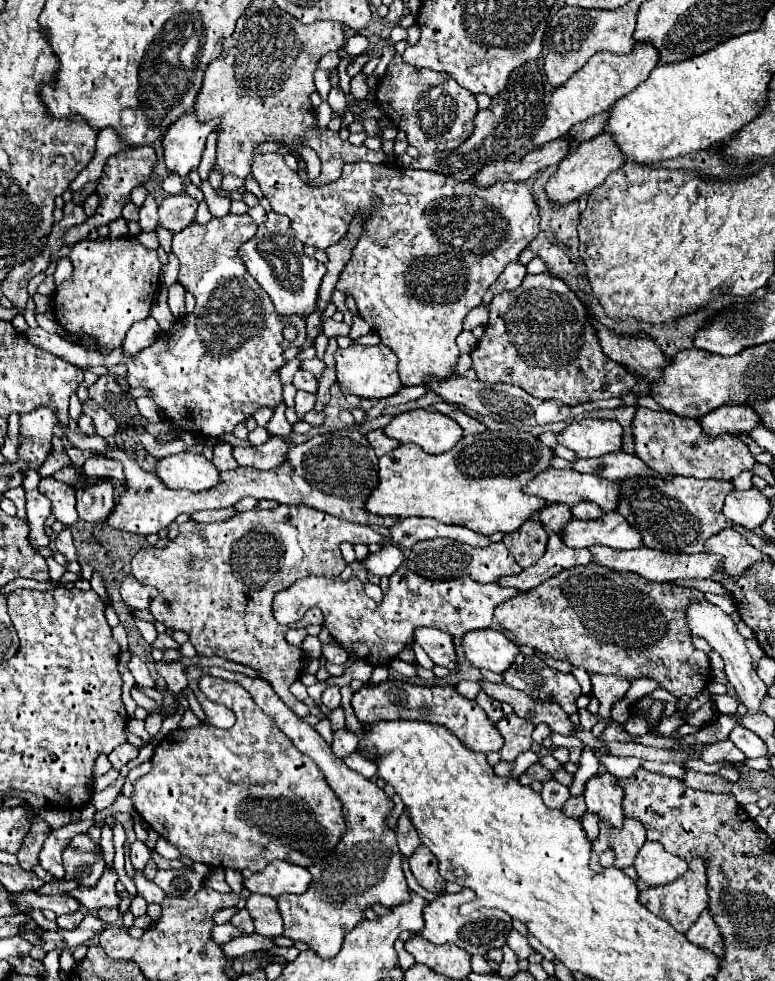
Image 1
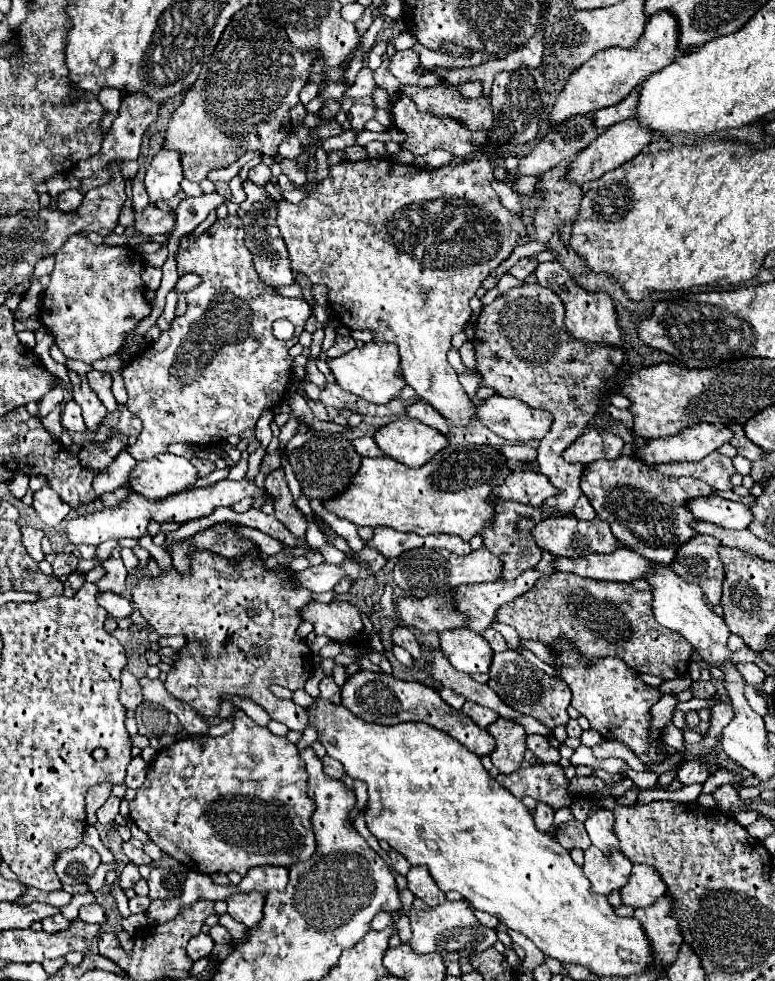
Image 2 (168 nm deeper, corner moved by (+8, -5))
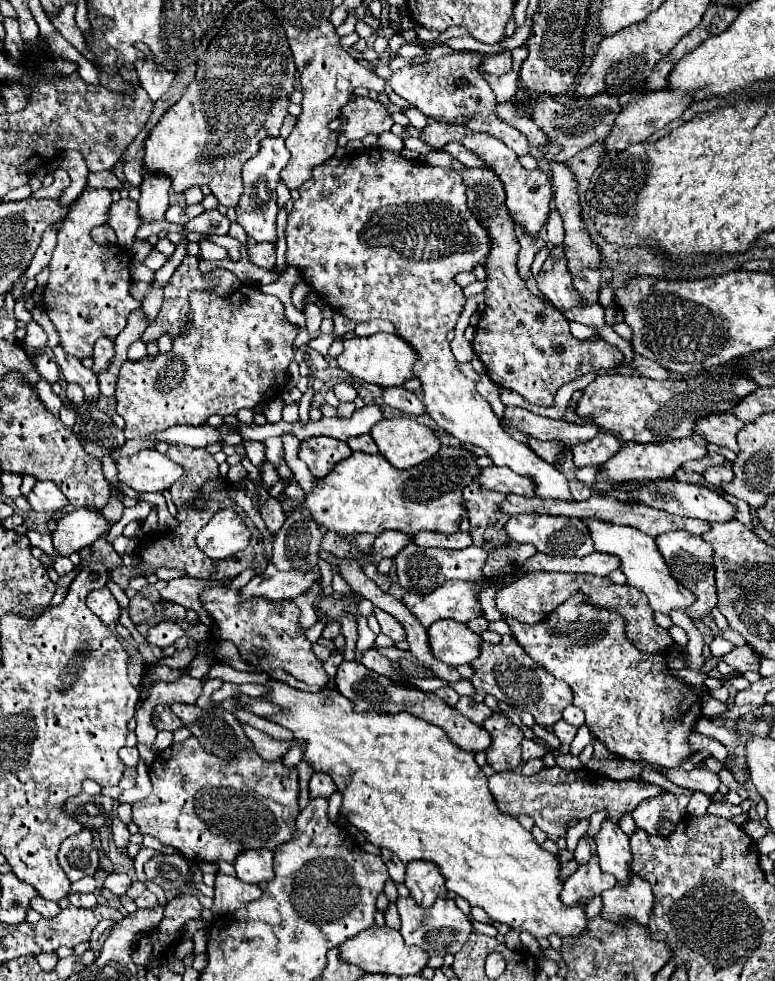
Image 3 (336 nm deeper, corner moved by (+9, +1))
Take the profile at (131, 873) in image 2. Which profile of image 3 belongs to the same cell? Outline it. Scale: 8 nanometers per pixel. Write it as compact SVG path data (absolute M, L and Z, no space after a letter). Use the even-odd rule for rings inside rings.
M109 874L105 878L103 886L115 896L123 896L129 890L129 886L131 886L131 878L127 874Z

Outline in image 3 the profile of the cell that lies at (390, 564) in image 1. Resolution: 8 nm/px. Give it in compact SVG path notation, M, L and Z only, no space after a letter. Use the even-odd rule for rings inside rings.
M269 564L265 574L253 576L241 590L239 594L243 598L265 598L269 602L277 602L277 600L293 600L297 598L301 592L309 590L313 586L313 582L321 578L319 568L315 566L309 576L307 574L297 574L295 570L289 572L279 572L273 570L273 566Z

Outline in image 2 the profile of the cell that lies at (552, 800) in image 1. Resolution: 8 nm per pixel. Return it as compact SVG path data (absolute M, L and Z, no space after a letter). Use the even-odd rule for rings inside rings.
M538 802L536 810L534 810L534 820L538 822L540 830L550 830L552 822L554 822L554 808L550 804Z

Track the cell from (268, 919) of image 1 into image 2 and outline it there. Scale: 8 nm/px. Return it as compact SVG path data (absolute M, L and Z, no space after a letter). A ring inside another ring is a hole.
M248 892L248 894L240 894L240 896L230 896L226 902L228 902L228 914L248 928L256 928L264 918L264 914L262 914L264 896L260 892L258 894Z

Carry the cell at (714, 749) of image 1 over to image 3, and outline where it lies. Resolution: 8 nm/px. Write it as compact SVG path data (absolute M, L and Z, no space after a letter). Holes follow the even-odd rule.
M673 792L661 794L661 798L651 798L633 810L635 826L647 834L671 836L675 826L685 818L685 808L689 804L687 796L675 796Z

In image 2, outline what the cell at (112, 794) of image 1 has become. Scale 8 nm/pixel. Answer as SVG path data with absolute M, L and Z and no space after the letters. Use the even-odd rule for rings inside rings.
M110 794L108 800L96 812L100 824L112 824L114 818L116 818L116 814L118 814L118 806L120 806L120 798L114 796L114 794Z

